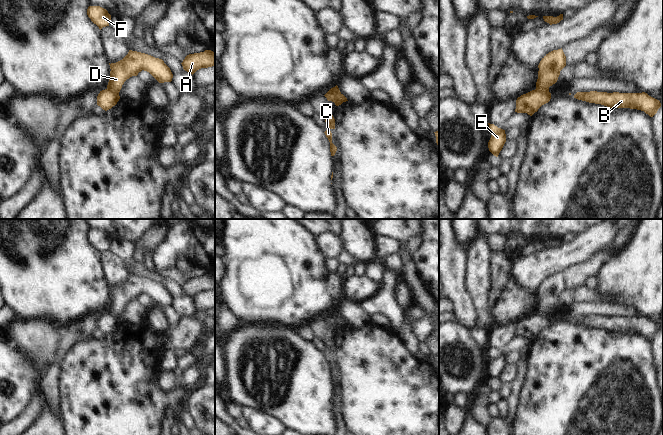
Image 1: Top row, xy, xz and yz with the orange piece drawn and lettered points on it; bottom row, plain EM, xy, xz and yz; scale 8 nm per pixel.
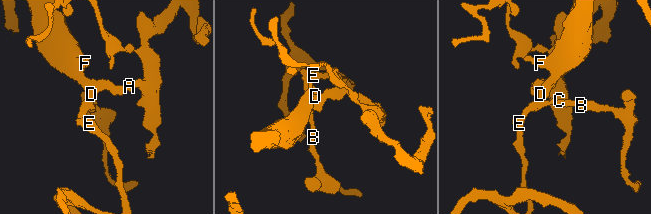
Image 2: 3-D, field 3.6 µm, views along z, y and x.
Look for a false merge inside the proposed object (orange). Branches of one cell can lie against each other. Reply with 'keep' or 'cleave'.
cleave

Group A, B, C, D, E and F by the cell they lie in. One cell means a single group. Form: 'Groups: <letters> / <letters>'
Groups: A D F / B C E

